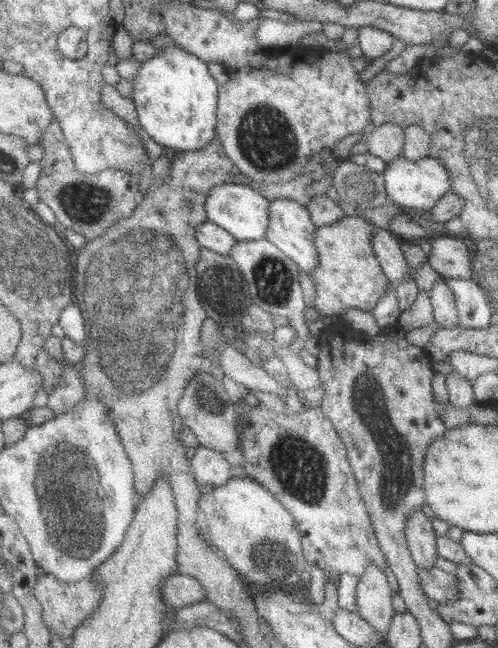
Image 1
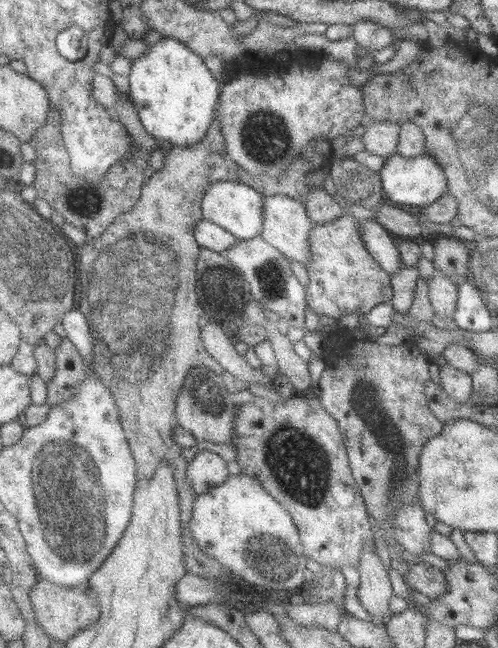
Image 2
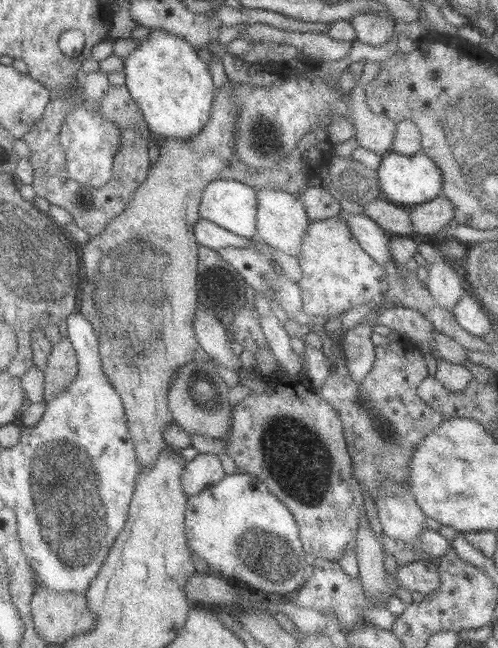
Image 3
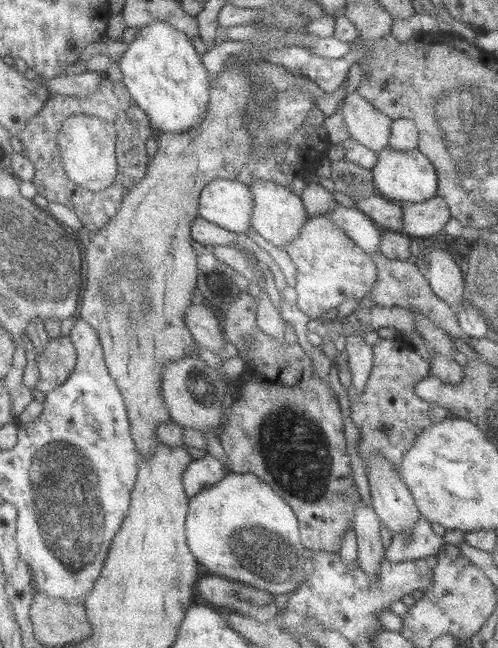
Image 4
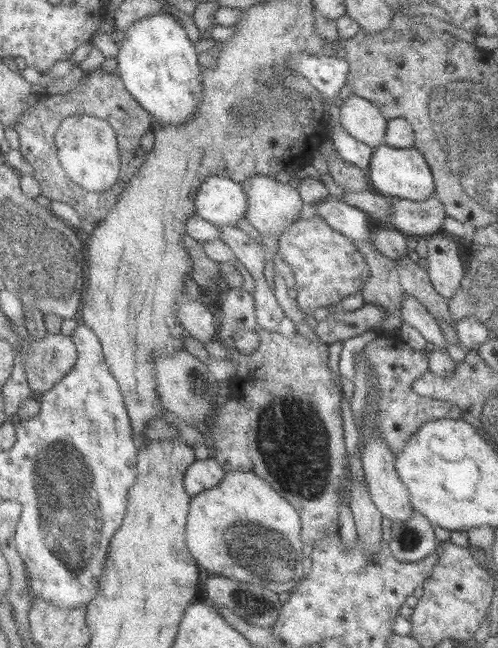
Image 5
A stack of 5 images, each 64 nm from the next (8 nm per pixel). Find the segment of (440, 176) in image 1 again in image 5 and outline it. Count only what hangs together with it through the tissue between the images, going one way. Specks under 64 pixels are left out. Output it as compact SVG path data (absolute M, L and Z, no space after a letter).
M386 142L376 149L372 166L368 171L376 190L388 197L424 202L436 194L435 171L428 162L427 155L417 147L401 149L390 146Z

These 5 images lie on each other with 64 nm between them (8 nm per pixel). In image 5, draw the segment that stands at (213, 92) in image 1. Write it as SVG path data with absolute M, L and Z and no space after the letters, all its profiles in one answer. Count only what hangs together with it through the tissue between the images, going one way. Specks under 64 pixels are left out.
M170 13L156 14L136 22L127 31L126 38L120 42L119 72L128 89L139 99L146 110L152 111L157 123L162 125L184 125L200 113L200 105L204 105L204 73L200 63L200 54L196 44L188 36L188 30L179 19Z

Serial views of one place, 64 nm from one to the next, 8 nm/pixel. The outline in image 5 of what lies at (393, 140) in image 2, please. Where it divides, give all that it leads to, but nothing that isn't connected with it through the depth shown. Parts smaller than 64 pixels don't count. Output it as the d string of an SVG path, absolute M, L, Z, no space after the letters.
M353 94L336 111L348 132L358 140L378 149L387 142L391 119L374 102Z

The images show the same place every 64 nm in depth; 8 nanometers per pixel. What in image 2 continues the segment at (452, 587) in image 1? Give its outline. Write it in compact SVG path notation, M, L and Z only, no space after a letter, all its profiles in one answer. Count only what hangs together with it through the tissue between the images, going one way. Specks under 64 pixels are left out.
M429 563L415 564L408 573L408 580L417 591L424 593L431 600L442 597L448 588L447 575Z

